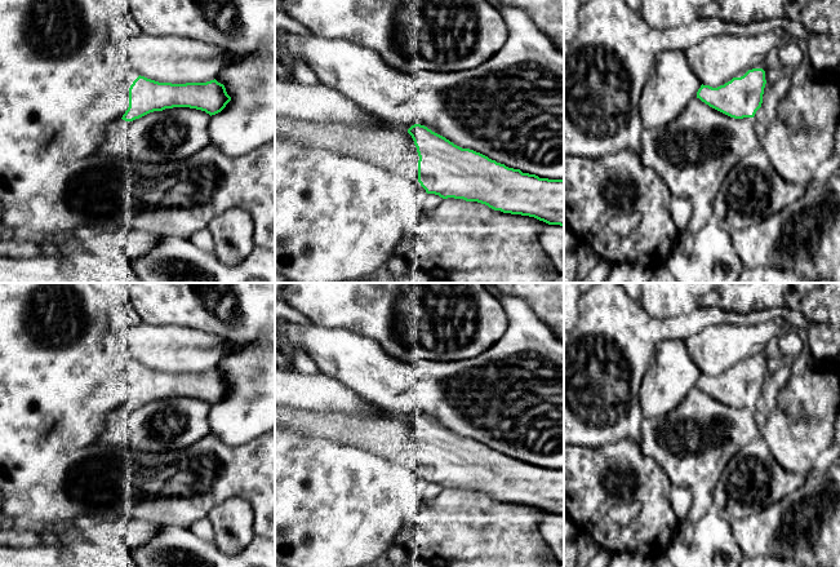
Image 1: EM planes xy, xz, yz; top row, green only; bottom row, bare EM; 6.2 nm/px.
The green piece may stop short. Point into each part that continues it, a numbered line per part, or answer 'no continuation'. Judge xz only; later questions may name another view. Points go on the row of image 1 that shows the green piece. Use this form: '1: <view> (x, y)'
1: xz (392, 149)

